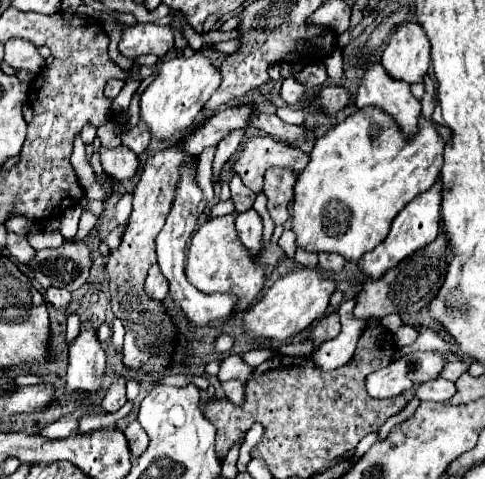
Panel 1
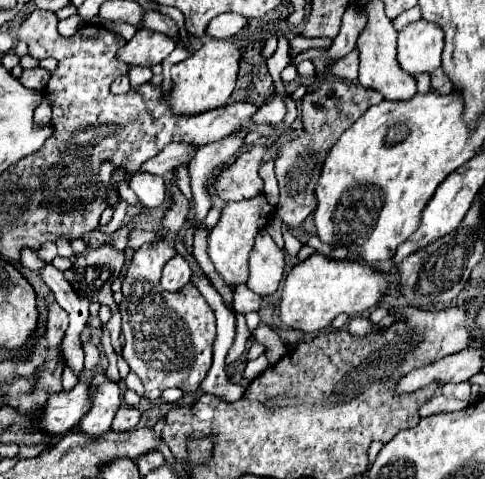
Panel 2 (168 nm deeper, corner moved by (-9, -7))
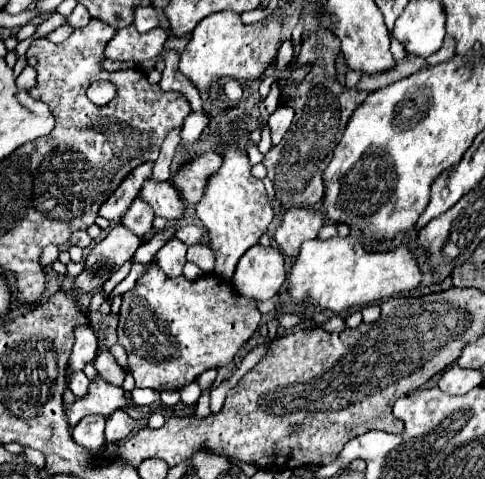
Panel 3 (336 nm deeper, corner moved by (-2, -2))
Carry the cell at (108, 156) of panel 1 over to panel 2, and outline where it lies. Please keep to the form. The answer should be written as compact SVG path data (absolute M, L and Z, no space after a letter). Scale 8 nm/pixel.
M135 174L131 180L131 188L145 208L157 208L167 200L167 184L163 176Z

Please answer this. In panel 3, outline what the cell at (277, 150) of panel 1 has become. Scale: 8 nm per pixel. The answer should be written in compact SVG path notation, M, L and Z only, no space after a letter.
M208 151L200 157L194 157L190 165L186 165L180 173L176 173L174 185L184 193L188 203L194 205L204 197L208 179L218 173L218 169L222 167L222 161L224 161L222 155Z

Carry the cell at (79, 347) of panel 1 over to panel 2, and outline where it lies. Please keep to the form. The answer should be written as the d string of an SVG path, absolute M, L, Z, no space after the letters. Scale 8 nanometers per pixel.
M97 374L93 382L99 386L95 386L91 392L95 396L93 406L81 420L79 432L85 432L91 438L99 438L107 434L107 430L111 428L113 416L121 406L121 398L119 398L119 386L115 382L107 382L103 374Z

